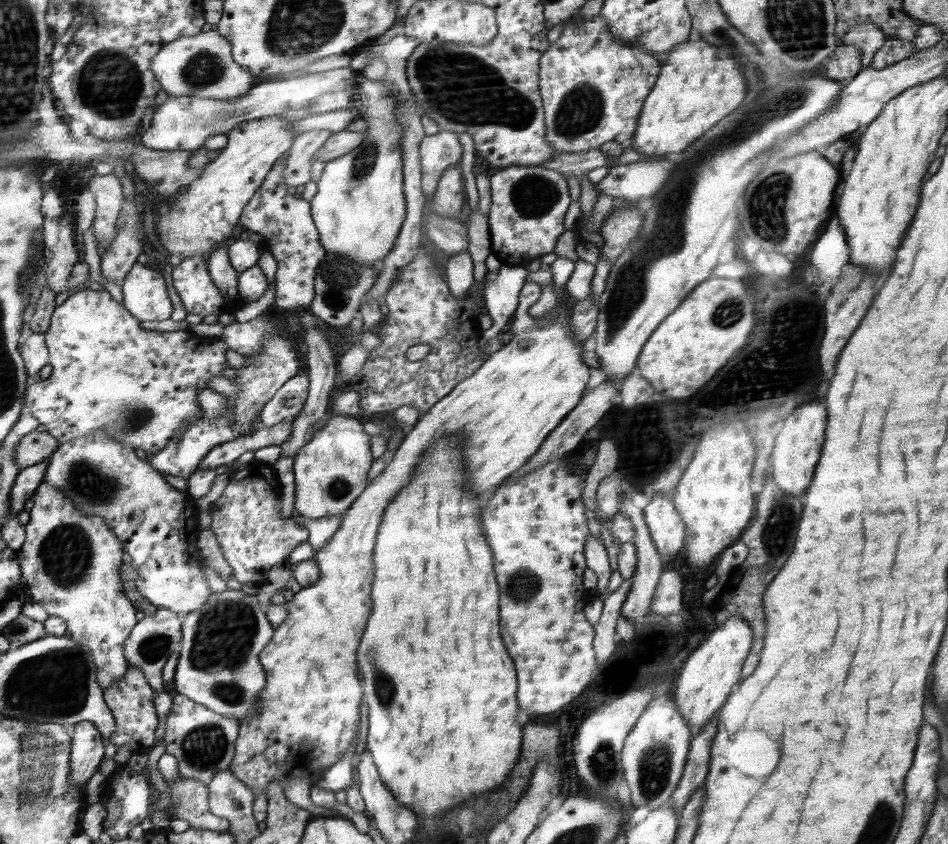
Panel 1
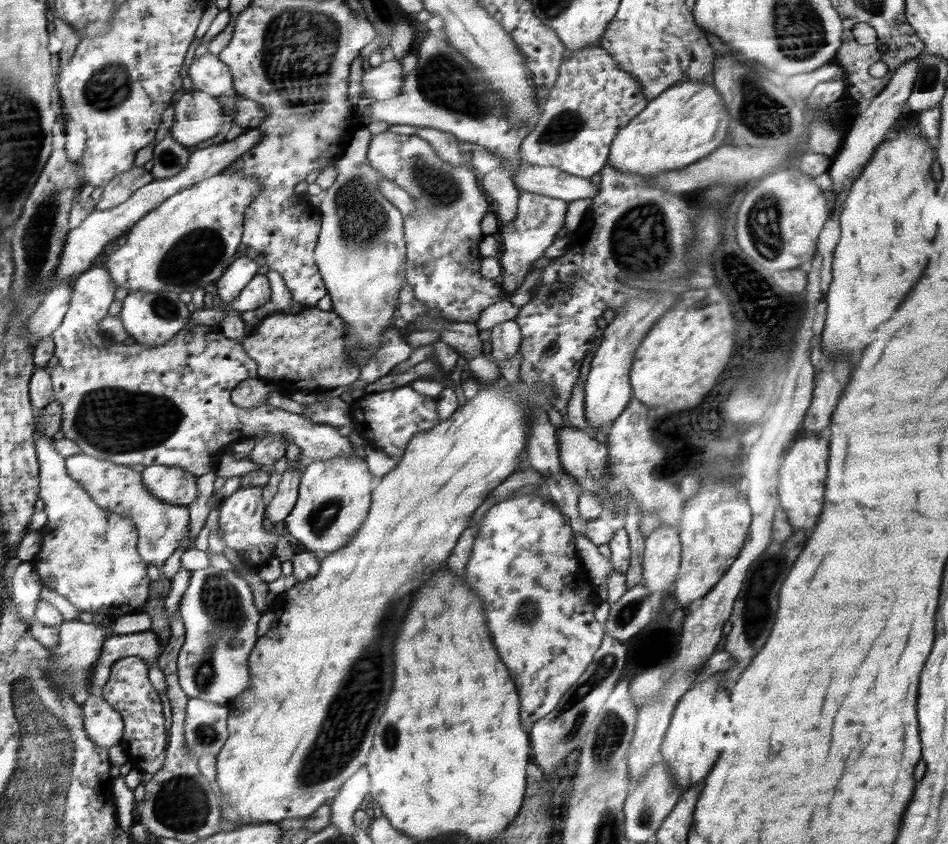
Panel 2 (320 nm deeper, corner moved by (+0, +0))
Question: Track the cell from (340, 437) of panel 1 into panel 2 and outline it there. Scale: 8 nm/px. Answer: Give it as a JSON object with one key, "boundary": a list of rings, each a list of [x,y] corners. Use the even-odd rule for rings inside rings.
{"boundary":[[[363,453],[352,454],[352,457],[335,457],[330,460],[311,461],[311,464],[304,468],[304,472],[299,482],[299,495],[290,511],[290,514],[283,520],[285,522],[288,536],[296,538],[308,551],[325,556],[334,553],[343,546],[348,545],[363,522],[368,517],[370,506],[370,496],[373,496],[372,472],[366,466]]]}

